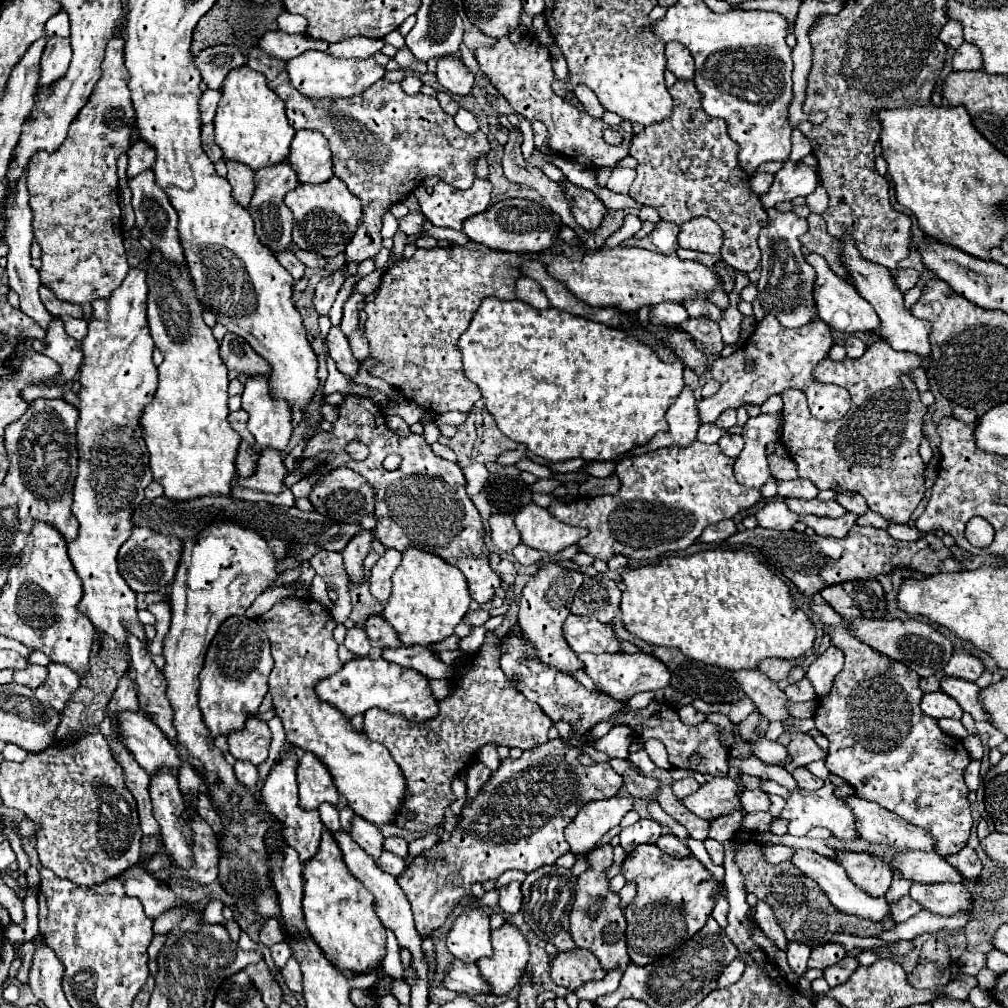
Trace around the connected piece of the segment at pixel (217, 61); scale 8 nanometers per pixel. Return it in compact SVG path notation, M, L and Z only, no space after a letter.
M209 46L207 50L201 50L193 60L203 76L203 82L213 90L221 88L225 76L233 68L245 64L243 54L235 46Z

